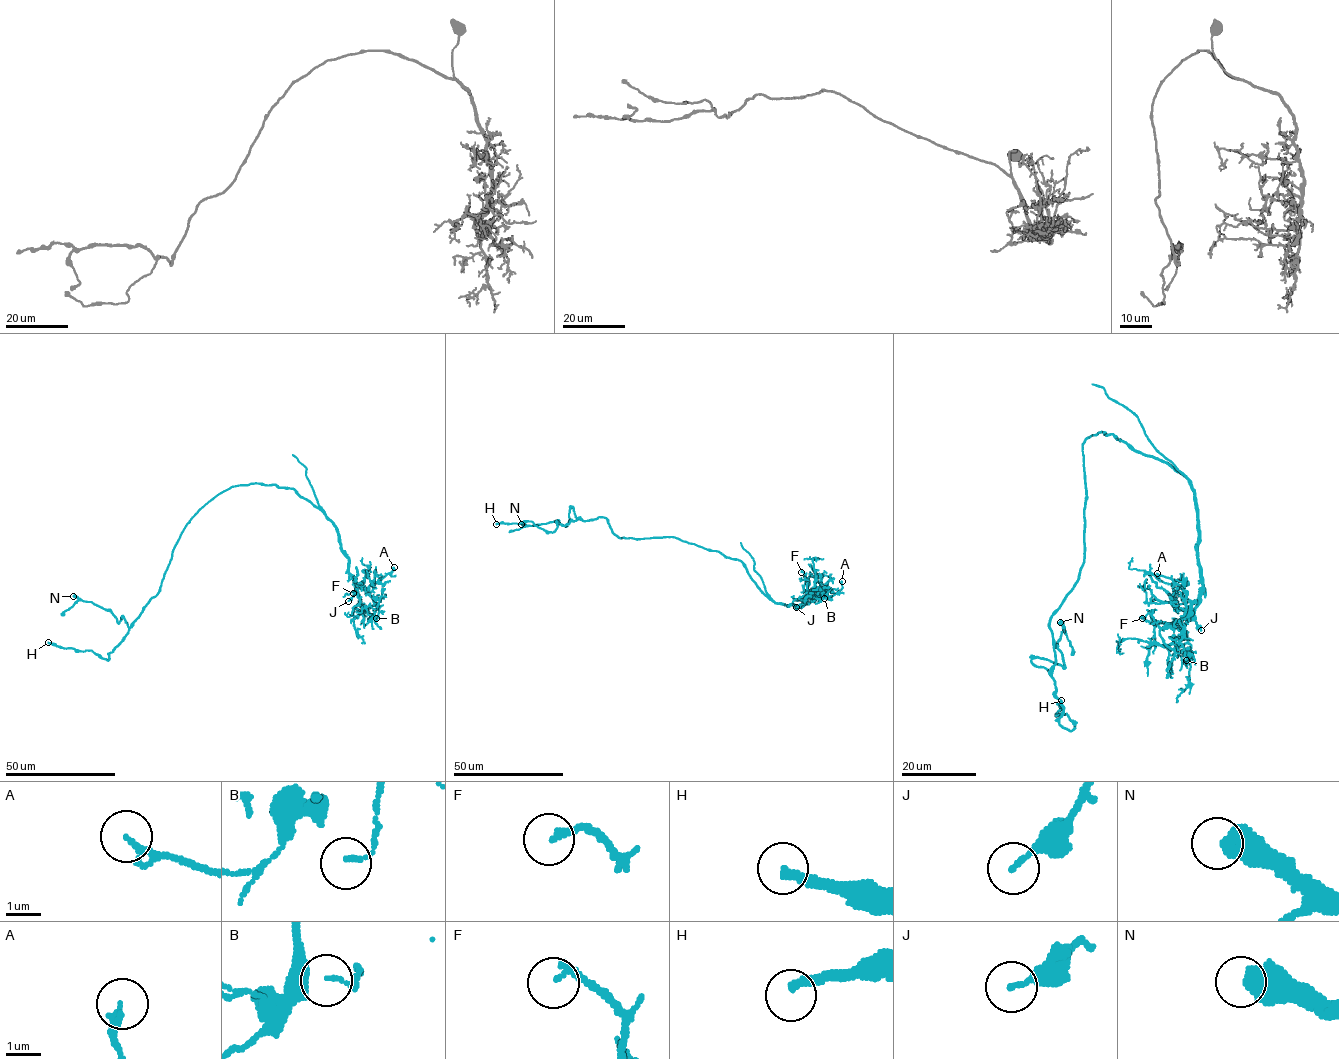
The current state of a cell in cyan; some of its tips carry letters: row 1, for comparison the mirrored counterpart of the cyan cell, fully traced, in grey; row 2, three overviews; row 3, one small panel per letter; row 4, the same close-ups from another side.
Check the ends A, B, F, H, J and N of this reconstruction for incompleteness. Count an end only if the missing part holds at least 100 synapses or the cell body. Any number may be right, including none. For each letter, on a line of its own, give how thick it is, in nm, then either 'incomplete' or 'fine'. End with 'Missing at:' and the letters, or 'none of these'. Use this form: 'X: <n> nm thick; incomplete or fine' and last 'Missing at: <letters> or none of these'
A: 120 nm thick; fine
B: 80 nm thick; fine
F: 200 nm thick; fine
H: 240 nm thick; fine
J: 140 nm thick; fine
N: 600 nm thick; fine
Missing at: none of these

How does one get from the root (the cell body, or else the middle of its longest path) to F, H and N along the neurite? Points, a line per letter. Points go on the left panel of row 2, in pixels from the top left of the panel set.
F: (224, 490), (275, 484), (293, 488), (318, 507), (335, 527), (348, 558), (359, 598), (353, 593)
H: (224, 490), (186, 525), (160, 591), (108, 660), (90, 650), (76, 651), (48, 642)
N: (224, 490), (186, 525), (160, 591), (129, 627), (123, 617), (117, 622), (110, 611), (73, 596)

